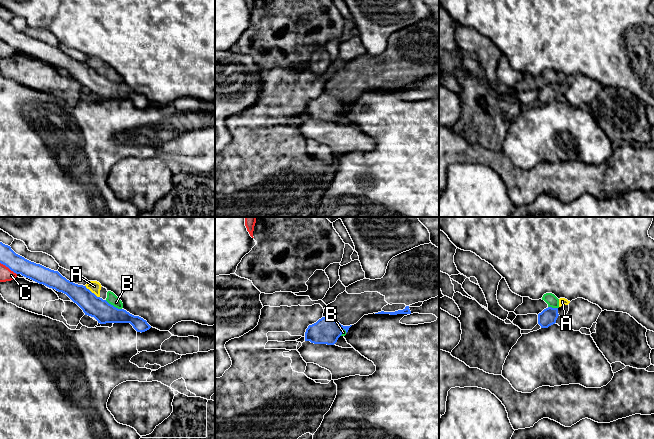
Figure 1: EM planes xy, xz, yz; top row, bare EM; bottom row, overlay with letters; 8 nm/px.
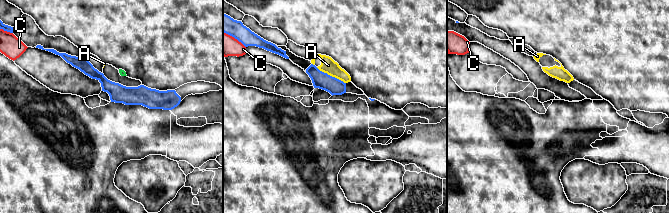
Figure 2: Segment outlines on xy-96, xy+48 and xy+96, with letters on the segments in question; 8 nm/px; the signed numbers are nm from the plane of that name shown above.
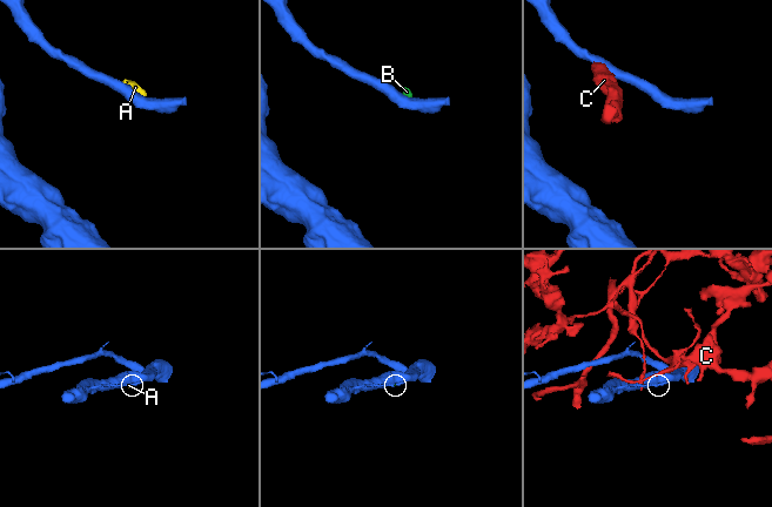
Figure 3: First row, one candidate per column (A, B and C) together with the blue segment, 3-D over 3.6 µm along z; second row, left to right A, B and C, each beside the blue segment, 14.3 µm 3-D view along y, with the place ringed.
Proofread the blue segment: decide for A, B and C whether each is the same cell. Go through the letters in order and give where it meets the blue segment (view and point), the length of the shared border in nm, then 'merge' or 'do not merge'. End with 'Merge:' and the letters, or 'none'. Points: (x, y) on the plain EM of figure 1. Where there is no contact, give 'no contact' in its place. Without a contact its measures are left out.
A: xy (91, 68) | 160 nm | do not merge
B: xy (112, 81) | 150 nm | do not merge
C: xy (8, 43) | 170 nm | do not merge
Merge: none

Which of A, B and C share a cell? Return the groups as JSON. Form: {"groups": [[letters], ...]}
{"groups": [["A", "B"], ["C"]]}

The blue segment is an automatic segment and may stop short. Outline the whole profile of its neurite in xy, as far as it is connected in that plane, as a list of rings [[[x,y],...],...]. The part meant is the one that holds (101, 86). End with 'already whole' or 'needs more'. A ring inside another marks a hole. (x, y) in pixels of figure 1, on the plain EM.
[[[0,18],[0,39],[16,50],[66,70],[83,86],[85,91],[94,93],[100,100],[130,99],[137,108],[141,109],[151,104],[143,94],[114,83],[106,76],[97,73],[86,62],[75,60],[58,47],[25,35],[2,18]]]; already whole

